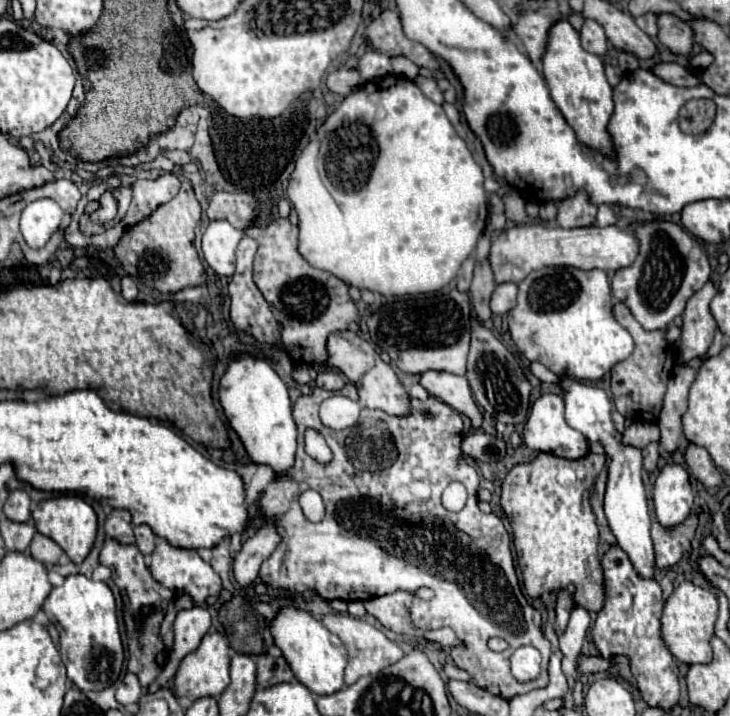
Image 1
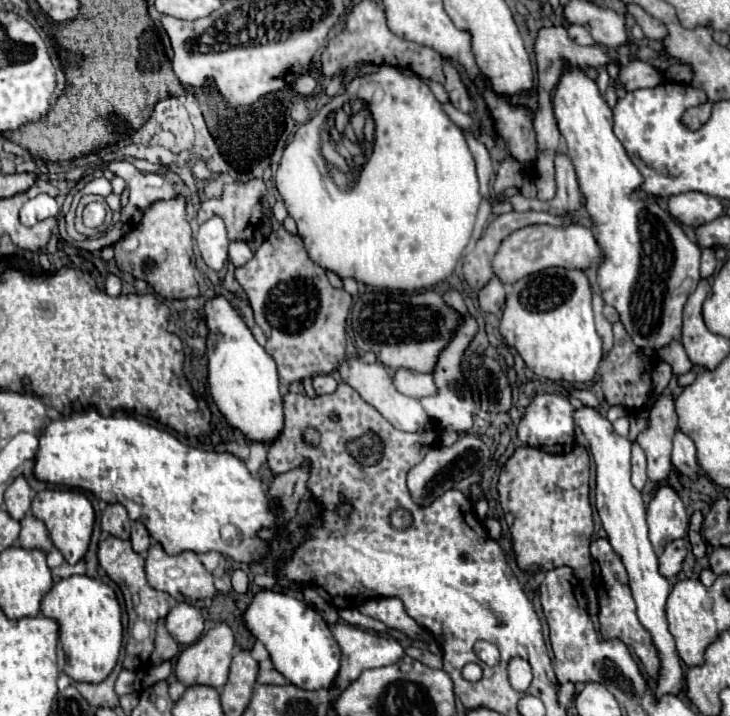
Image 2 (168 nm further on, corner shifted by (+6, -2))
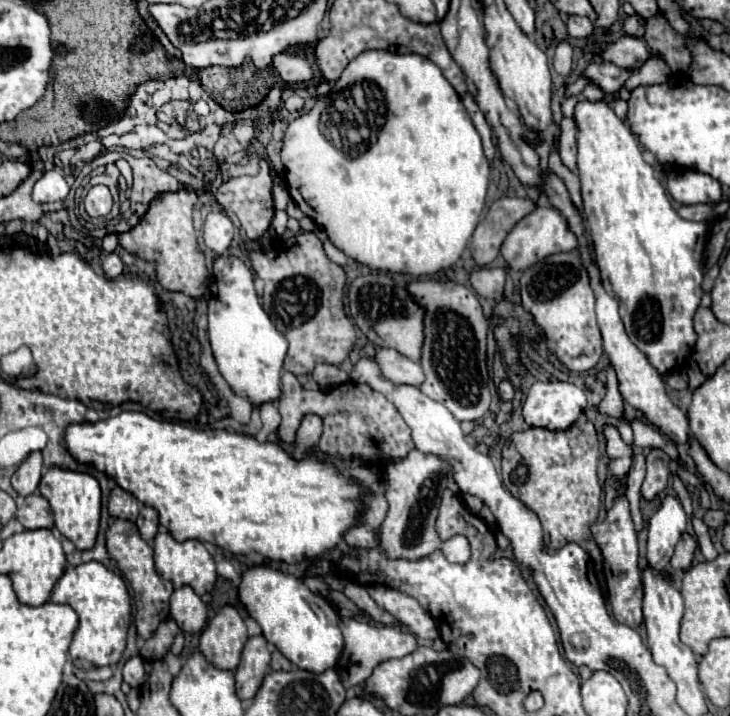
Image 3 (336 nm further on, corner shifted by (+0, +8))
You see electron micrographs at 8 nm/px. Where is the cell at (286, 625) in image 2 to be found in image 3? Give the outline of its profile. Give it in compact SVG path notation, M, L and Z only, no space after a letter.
M252 567L242 575L240 583L240 601L246 605L248 613L256 623L262 627L264 637L268 643L276 645L276 649L296 667L312 673L324 673L326 669L332 669L338 663L338 657L344 647L344 639L338 627L338 613L334 607L322 597L312 593L300 579L294 575L286 575L282 571L270 569L270 567Z

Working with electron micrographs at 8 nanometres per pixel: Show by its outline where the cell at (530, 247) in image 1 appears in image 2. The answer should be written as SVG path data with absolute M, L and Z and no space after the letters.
M528 225L512 235L508 235L498 253L494 255L492 269L496 277L502 283L516 283L526 275L532 275L536 271L548 269L548 267L566 267L566 269L586 269L590 265L598 265L602 261L602 249L596 241L594 229L580 227L580 225L566 225L566 227L554 227L554 225Z

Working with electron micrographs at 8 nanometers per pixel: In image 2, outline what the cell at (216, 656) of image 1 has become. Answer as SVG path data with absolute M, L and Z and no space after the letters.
M218 623L206 635L202 635L196 643L188 645L180 653L180 657L176 661L176 677L184 685L210 685L210 687L216 687L216 689L224 687L224 683L228 681L234 647L236 647L236 643L234 643L232 629L226 623Z

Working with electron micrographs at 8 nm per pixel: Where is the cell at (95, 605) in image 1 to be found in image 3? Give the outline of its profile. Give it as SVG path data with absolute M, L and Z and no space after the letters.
M88 561L68 569L52 589L52 601L70 605L80 619L70 645L70 659L80 669L94 669L102 665L116 665L124 647L130 627L130 595L120 575L112 573L98 561Z

